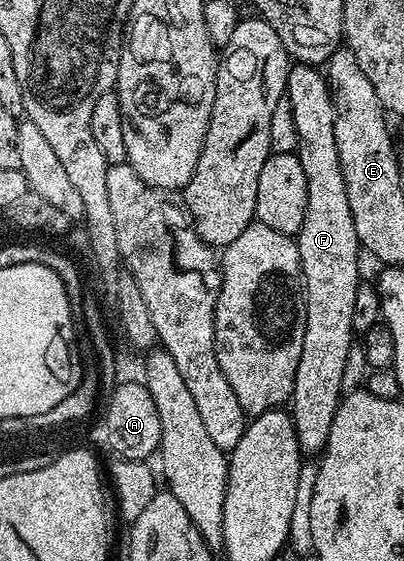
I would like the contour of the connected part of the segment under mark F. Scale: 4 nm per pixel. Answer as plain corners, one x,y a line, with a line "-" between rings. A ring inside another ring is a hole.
295,63
287,73
285,97
293,109
293,125
297,125
299,138
298,156
301,169
305,169
307,204
305,221
301,225
297,242
299,262
303,265
303,313
305,315
305,337
301,341
301,361
297,361
297,377
293,381
293,393
289,400
289,414
295,422
299,450
304,456
315,457
322,452
333,425
333,417
339,408
339,401
345,392
341,376
345,373
345,357
353,346
353,301
357,298
359,255
361,248
357,229
353,225
353,209
349,209
349,193
345,185
345,173
341,173
341,157
337,153
335,136
335,100
333,92
318,66

